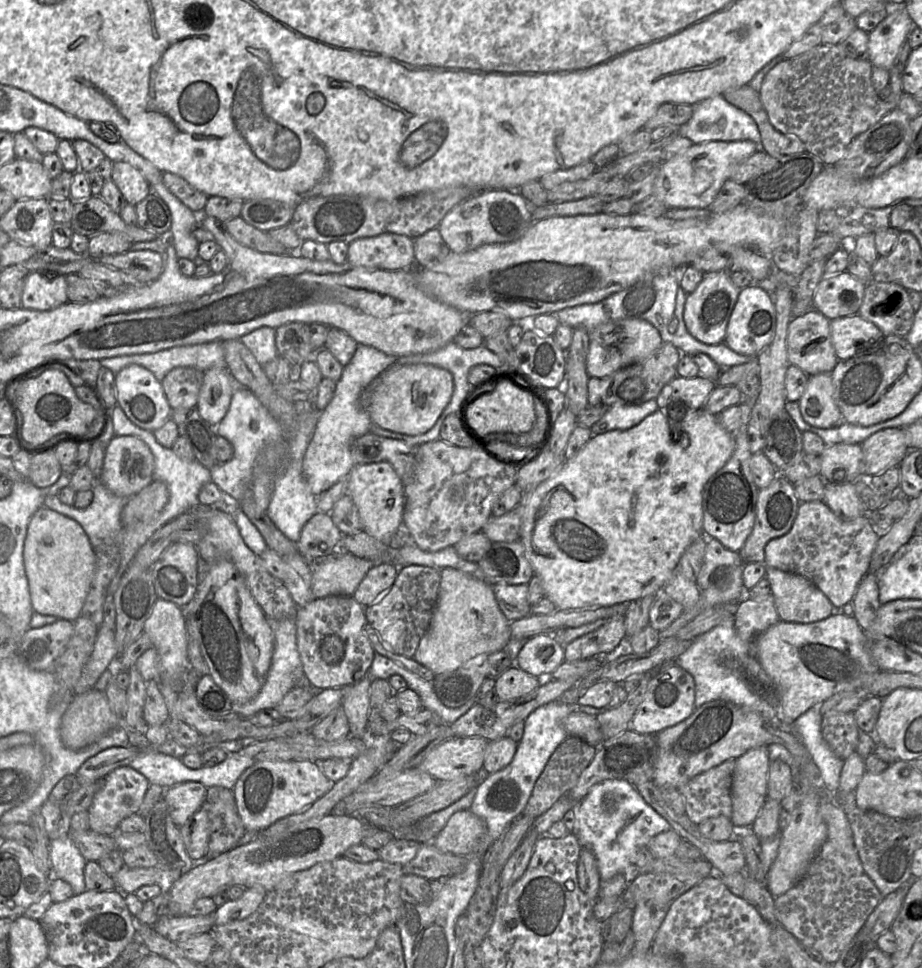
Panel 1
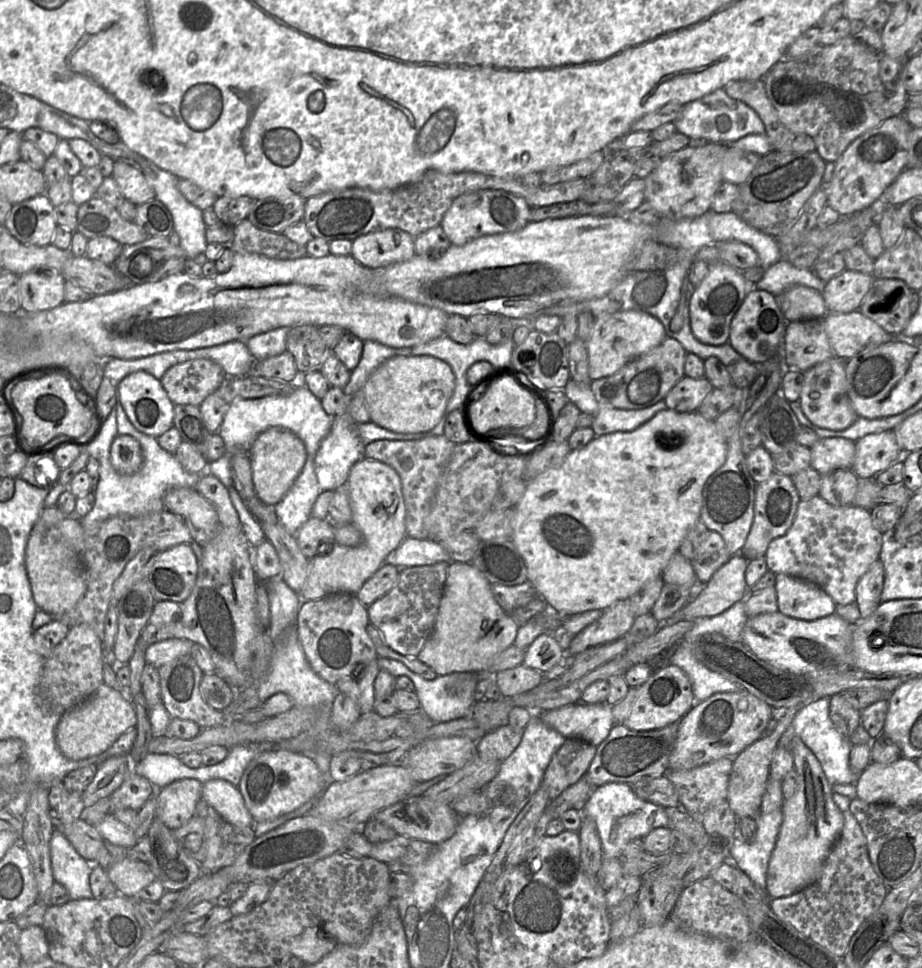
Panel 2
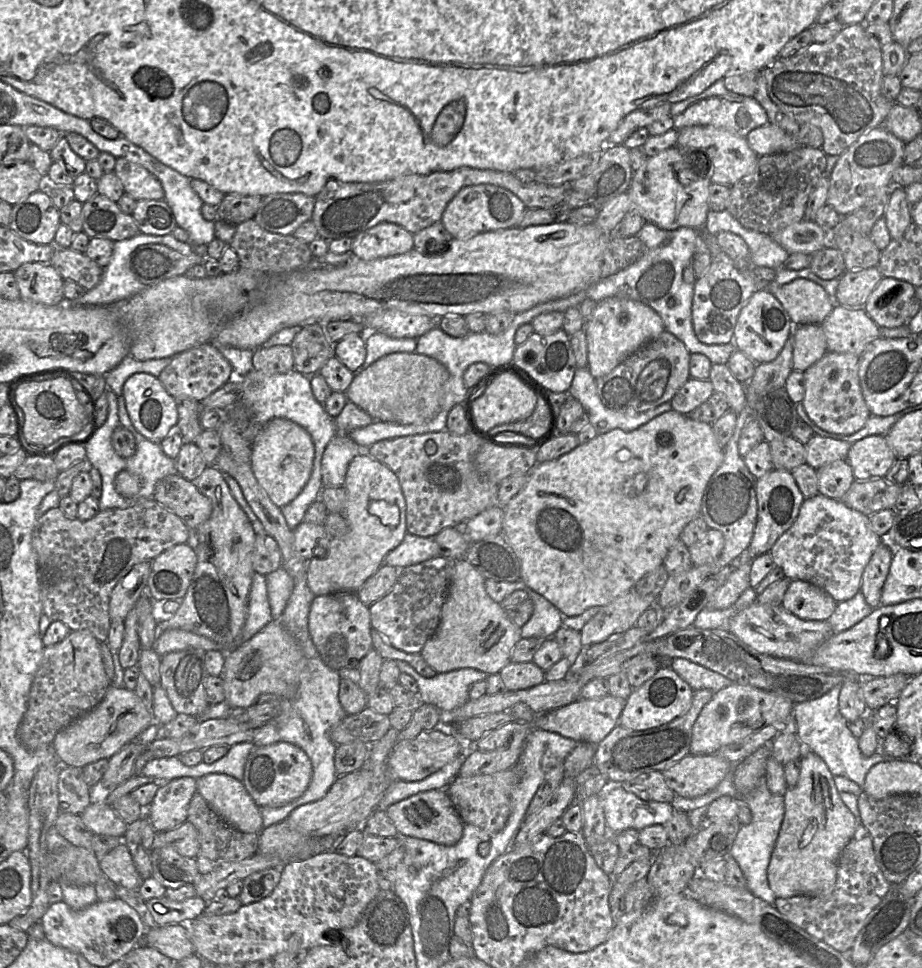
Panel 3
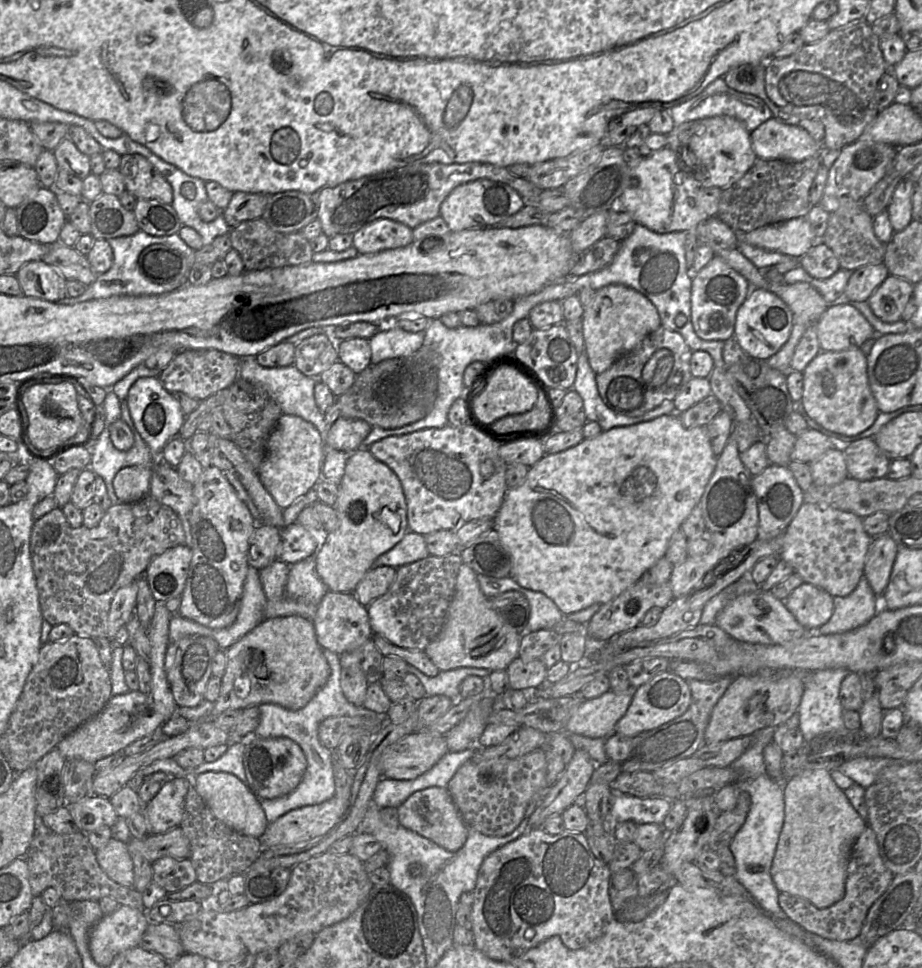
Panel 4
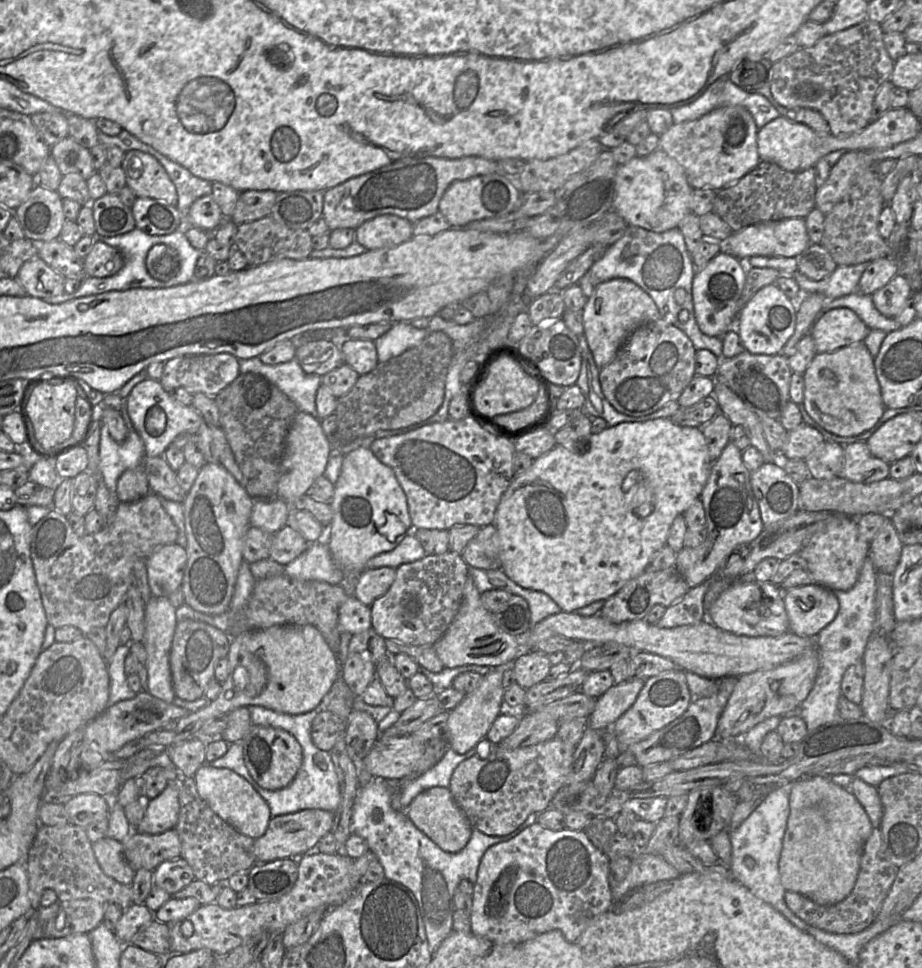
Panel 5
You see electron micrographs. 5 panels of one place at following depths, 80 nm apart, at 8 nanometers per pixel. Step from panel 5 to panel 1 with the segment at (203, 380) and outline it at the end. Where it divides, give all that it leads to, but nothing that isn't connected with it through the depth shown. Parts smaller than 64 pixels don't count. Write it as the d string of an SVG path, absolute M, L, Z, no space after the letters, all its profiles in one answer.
M175 367L161 381L161 385L172 409L195 408L204 371L193 367Z

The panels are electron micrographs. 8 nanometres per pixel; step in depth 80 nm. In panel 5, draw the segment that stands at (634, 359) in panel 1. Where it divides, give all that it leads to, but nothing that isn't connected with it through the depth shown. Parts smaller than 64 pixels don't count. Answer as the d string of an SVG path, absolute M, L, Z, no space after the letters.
M623 278L600 283L588 298L582 313L584 334L599 370L614 359L618 350L637 328L660 318L652 298L638 285Z

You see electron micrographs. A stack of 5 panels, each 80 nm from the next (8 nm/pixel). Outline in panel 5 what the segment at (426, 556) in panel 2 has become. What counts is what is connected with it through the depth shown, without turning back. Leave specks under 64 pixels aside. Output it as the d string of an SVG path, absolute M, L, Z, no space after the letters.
M412 532L406 535L393 550L372 557L367 562L366 568L392 567L396 569L402 564L415 562L425 556L423 546Z

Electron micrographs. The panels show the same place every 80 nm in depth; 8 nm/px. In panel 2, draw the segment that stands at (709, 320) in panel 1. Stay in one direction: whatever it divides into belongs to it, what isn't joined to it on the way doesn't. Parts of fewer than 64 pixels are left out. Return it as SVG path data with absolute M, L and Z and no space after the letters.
M726 262L710 265L708 274L695 288L689 301L690 327L695 338L710 345L727 343L731 320L755 285L750 284L739 270Z

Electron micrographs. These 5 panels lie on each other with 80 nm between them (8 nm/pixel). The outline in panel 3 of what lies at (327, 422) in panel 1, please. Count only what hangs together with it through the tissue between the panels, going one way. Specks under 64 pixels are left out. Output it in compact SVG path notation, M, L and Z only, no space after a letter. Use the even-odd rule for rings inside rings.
M365 331L366 358L363 368L391 353L413 353L416 344L416 338L393 338L379 332ZM337 434L326 446L321 461L323 487L344 487L351 460L363 449L349 435Z

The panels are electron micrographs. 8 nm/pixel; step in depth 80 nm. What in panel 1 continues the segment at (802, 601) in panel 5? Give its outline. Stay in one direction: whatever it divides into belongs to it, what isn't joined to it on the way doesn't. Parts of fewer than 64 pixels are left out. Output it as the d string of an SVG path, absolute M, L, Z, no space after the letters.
M767 567L765 577L769 580L775 607L782 621L812 623L826 619L836 611L827 596L804 576Z

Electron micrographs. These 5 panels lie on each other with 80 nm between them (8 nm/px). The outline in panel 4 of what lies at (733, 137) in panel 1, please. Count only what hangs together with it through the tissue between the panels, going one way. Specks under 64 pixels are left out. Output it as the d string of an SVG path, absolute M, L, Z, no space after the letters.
M723 78L714 80L700 94L690 100L670 108L669 113L675 126L710 117L730 116L741 121L748 132L754 131L762 123L773 118L771 110L762 99L729 88Z

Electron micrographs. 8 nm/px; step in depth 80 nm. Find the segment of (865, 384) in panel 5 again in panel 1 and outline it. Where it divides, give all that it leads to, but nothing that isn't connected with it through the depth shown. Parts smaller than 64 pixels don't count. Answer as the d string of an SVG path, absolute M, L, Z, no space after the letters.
M830 373L808 376L798 404L803 419L813 427L831 428L841 424L842 414L836 405Z

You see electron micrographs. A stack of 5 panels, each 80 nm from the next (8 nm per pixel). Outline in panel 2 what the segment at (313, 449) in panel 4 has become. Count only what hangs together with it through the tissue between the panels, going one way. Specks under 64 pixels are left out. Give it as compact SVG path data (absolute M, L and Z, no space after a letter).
M274 426L261 432L249 451L252 480L258 498L267 505L276 505L292 487L302 471L307 451L302 440L290 430Z

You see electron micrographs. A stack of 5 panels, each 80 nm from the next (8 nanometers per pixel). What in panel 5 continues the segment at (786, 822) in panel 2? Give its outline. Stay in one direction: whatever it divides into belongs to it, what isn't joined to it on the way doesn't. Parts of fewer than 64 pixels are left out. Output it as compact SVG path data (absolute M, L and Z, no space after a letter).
M811 775L798 779L790 784L788 792L789 816L778 863L781 883L786 891L806 896L818 905L839 903L855 885L863 847L873 829L871 821L857 798L827 776Z

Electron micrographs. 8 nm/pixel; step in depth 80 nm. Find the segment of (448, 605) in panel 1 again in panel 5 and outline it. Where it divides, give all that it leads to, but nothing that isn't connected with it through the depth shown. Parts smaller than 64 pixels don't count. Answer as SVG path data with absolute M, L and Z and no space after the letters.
M468 575L459 610L446 632L433 645L445 668L464 665L479 665L490 668L510 666L520 654L520 638L505 633L498 627L493 619L493 613L482 605L480 594Z

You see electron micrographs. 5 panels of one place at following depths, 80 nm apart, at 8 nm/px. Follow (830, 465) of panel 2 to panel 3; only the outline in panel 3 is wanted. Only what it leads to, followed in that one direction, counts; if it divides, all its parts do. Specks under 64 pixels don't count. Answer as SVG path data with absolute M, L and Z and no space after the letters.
M814 434L804 446L805 464L817 470L836 460L846 460L851 444Z

